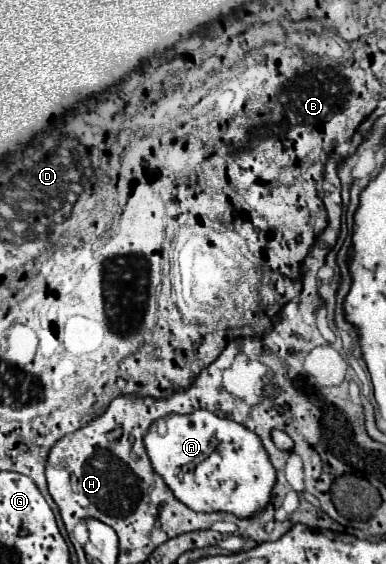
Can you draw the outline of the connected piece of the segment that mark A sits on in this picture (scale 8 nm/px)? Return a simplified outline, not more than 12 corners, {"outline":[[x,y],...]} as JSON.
{"outline":[[198,408],[152,422],[152,468],[194,512],[248,518],[276,470],[246,426]]}

